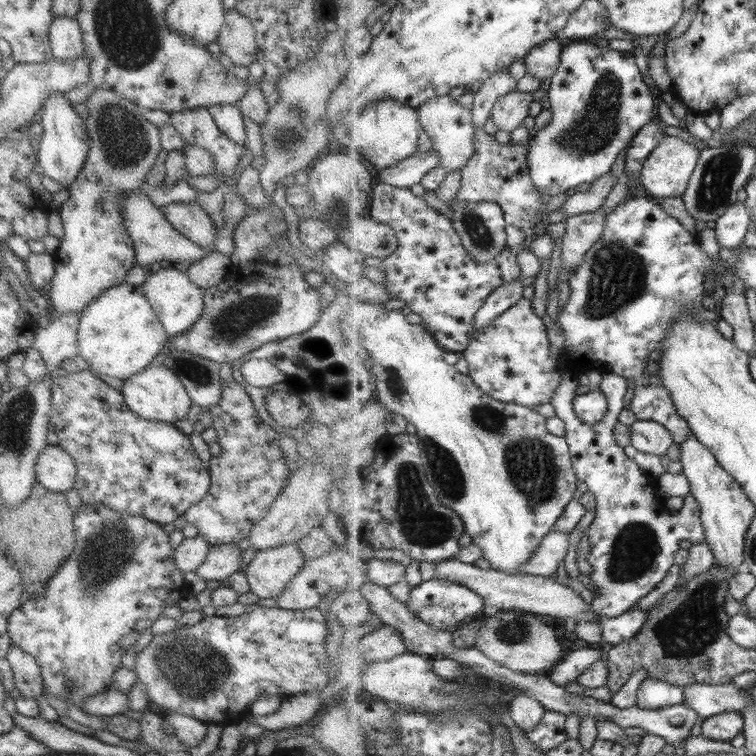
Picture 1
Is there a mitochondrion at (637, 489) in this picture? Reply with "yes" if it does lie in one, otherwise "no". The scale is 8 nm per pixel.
no

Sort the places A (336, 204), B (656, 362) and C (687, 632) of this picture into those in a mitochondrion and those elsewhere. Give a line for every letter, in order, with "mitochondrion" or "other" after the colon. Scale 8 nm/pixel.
A: mitochondrion
B: other
C: mitochondrion

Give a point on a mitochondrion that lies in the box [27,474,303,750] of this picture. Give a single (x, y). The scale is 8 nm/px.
(191, 669)

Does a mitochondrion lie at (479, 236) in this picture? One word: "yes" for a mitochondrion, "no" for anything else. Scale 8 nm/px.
yes

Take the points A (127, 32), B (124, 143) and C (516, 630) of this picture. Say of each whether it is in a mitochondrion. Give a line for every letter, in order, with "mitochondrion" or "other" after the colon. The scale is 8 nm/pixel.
A: mitochondrion
B: mitochondrion
C: mitochondrion

